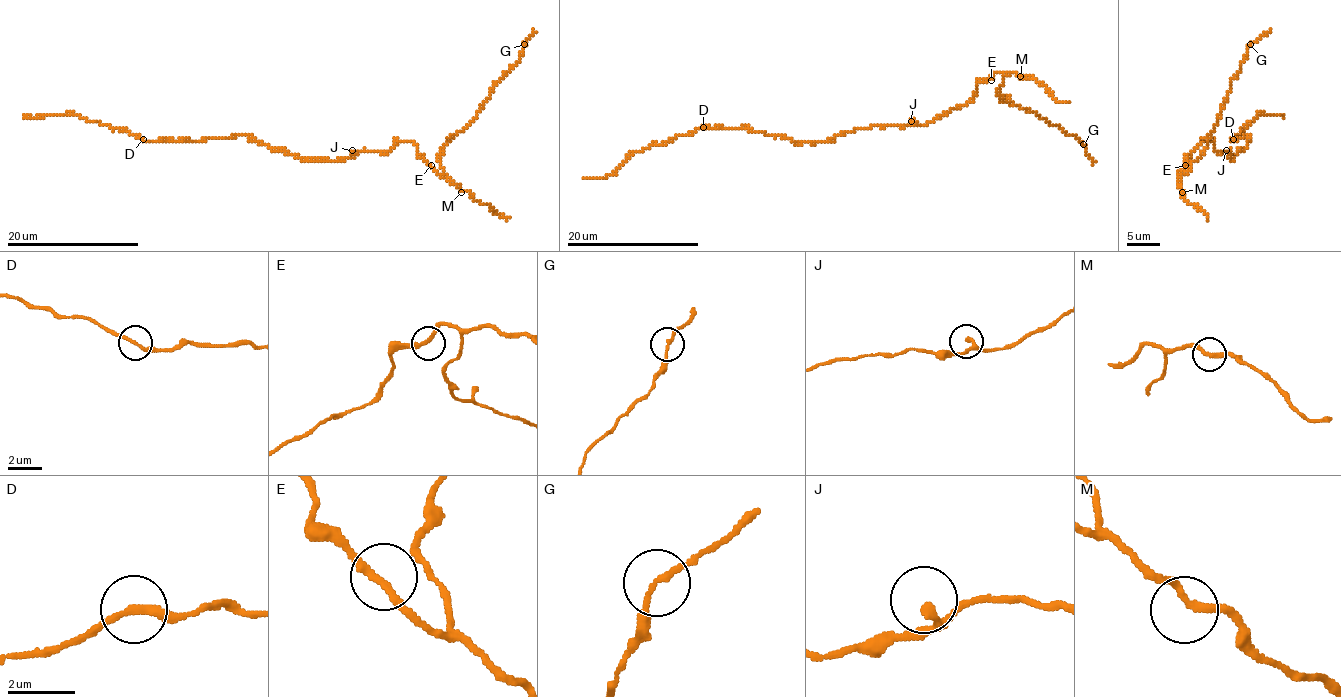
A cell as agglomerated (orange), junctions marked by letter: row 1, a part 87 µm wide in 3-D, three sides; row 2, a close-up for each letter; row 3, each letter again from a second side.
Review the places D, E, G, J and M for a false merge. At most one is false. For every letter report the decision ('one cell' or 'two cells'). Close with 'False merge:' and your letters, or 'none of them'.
D: one cell
E: one cell
G: one cell
J: one cell
M: one cell
False merge: none of them

